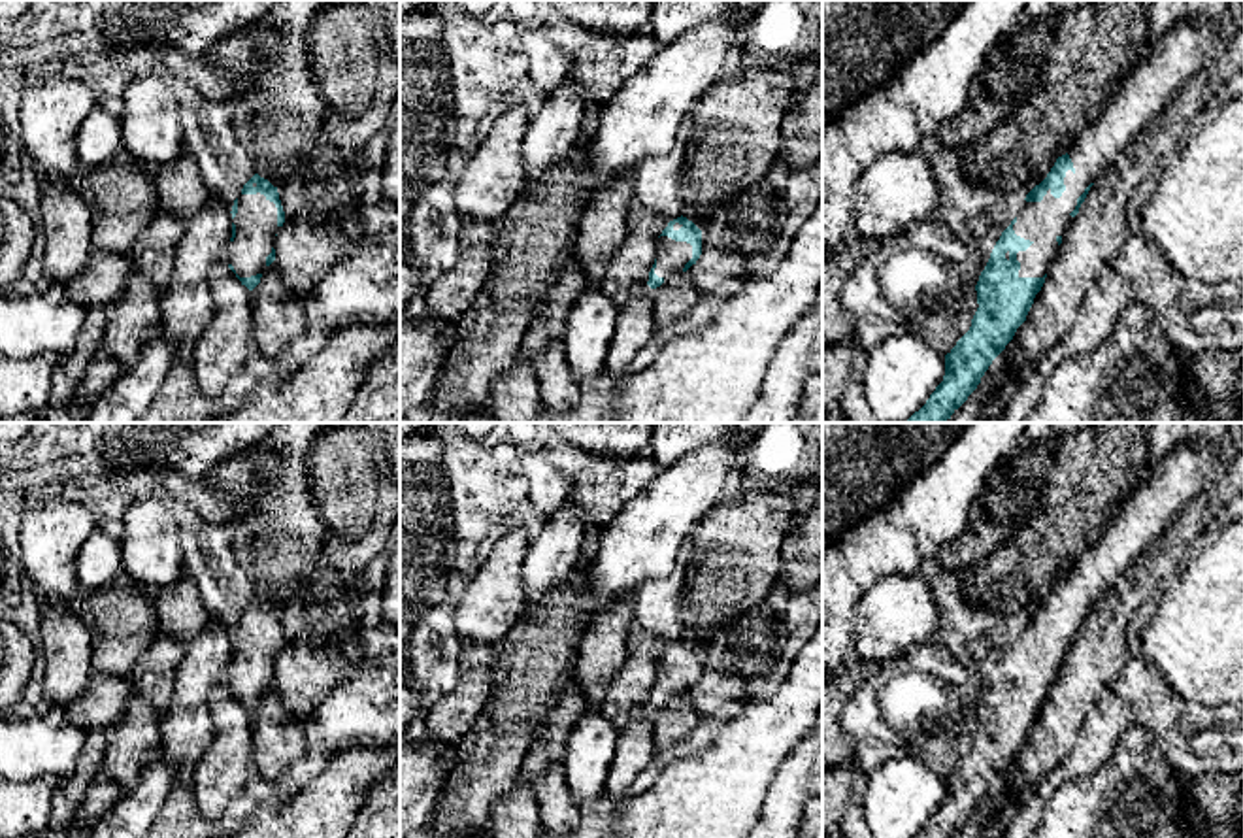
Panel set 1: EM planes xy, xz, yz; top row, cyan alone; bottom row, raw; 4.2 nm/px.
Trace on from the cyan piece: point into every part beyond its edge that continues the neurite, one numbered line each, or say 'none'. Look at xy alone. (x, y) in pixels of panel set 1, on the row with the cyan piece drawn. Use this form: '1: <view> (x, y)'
1: xy (255, 221)

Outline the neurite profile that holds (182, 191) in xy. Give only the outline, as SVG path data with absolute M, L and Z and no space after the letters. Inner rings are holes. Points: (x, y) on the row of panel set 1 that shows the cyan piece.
M187 149L172 164L157 168L157 191L160 210L181 221L202 211L211 196L194 157Z

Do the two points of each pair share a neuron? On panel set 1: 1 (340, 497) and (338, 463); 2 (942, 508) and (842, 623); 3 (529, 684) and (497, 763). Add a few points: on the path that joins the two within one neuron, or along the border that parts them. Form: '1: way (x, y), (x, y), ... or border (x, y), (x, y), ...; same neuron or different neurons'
1: way (338, 489), (338, 470); same neuron
2: way (910, 531), (845, 591); same neuron
3: way (519, 703), (497, 744); same neuron

